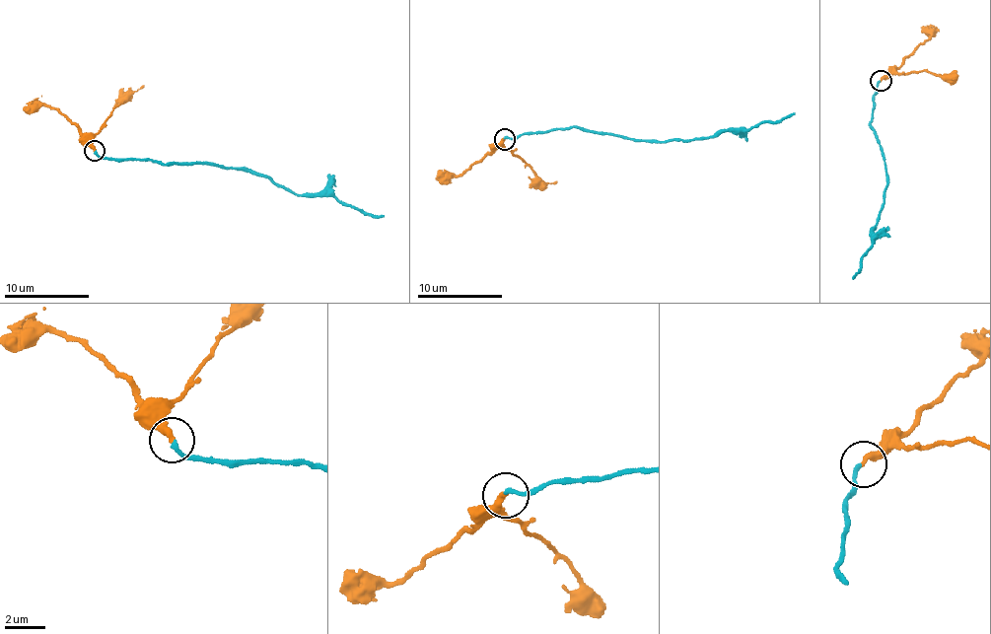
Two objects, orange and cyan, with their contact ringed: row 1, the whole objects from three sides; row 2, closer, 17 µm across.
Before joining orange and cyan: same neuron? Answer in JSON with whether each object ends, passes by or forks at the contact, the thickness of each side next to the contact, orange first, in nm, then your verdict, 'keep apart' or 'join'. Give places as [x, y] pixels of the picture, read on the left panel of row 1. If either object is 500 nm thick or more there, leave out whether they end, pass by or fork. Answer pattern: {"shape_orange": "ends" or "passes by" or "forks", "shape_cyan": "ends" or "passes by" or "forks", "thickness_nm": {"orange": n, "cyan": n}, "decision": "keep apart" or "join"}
{"shape_orange": "ends", "shape_cyan": "ends", "thickness_nm": {"orange": 320, "cyan": 200}, "decision": "join"}

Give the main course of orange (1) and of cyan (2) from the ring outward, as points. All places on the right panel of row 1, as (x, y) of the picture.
1: (881, 81), (890, 75), (922, 70), (951, 80), (956, 78)
2: (881, 81), (874, 96), (872, 127), (884, 154), (886, 185), (872, 244), (852, 277)

